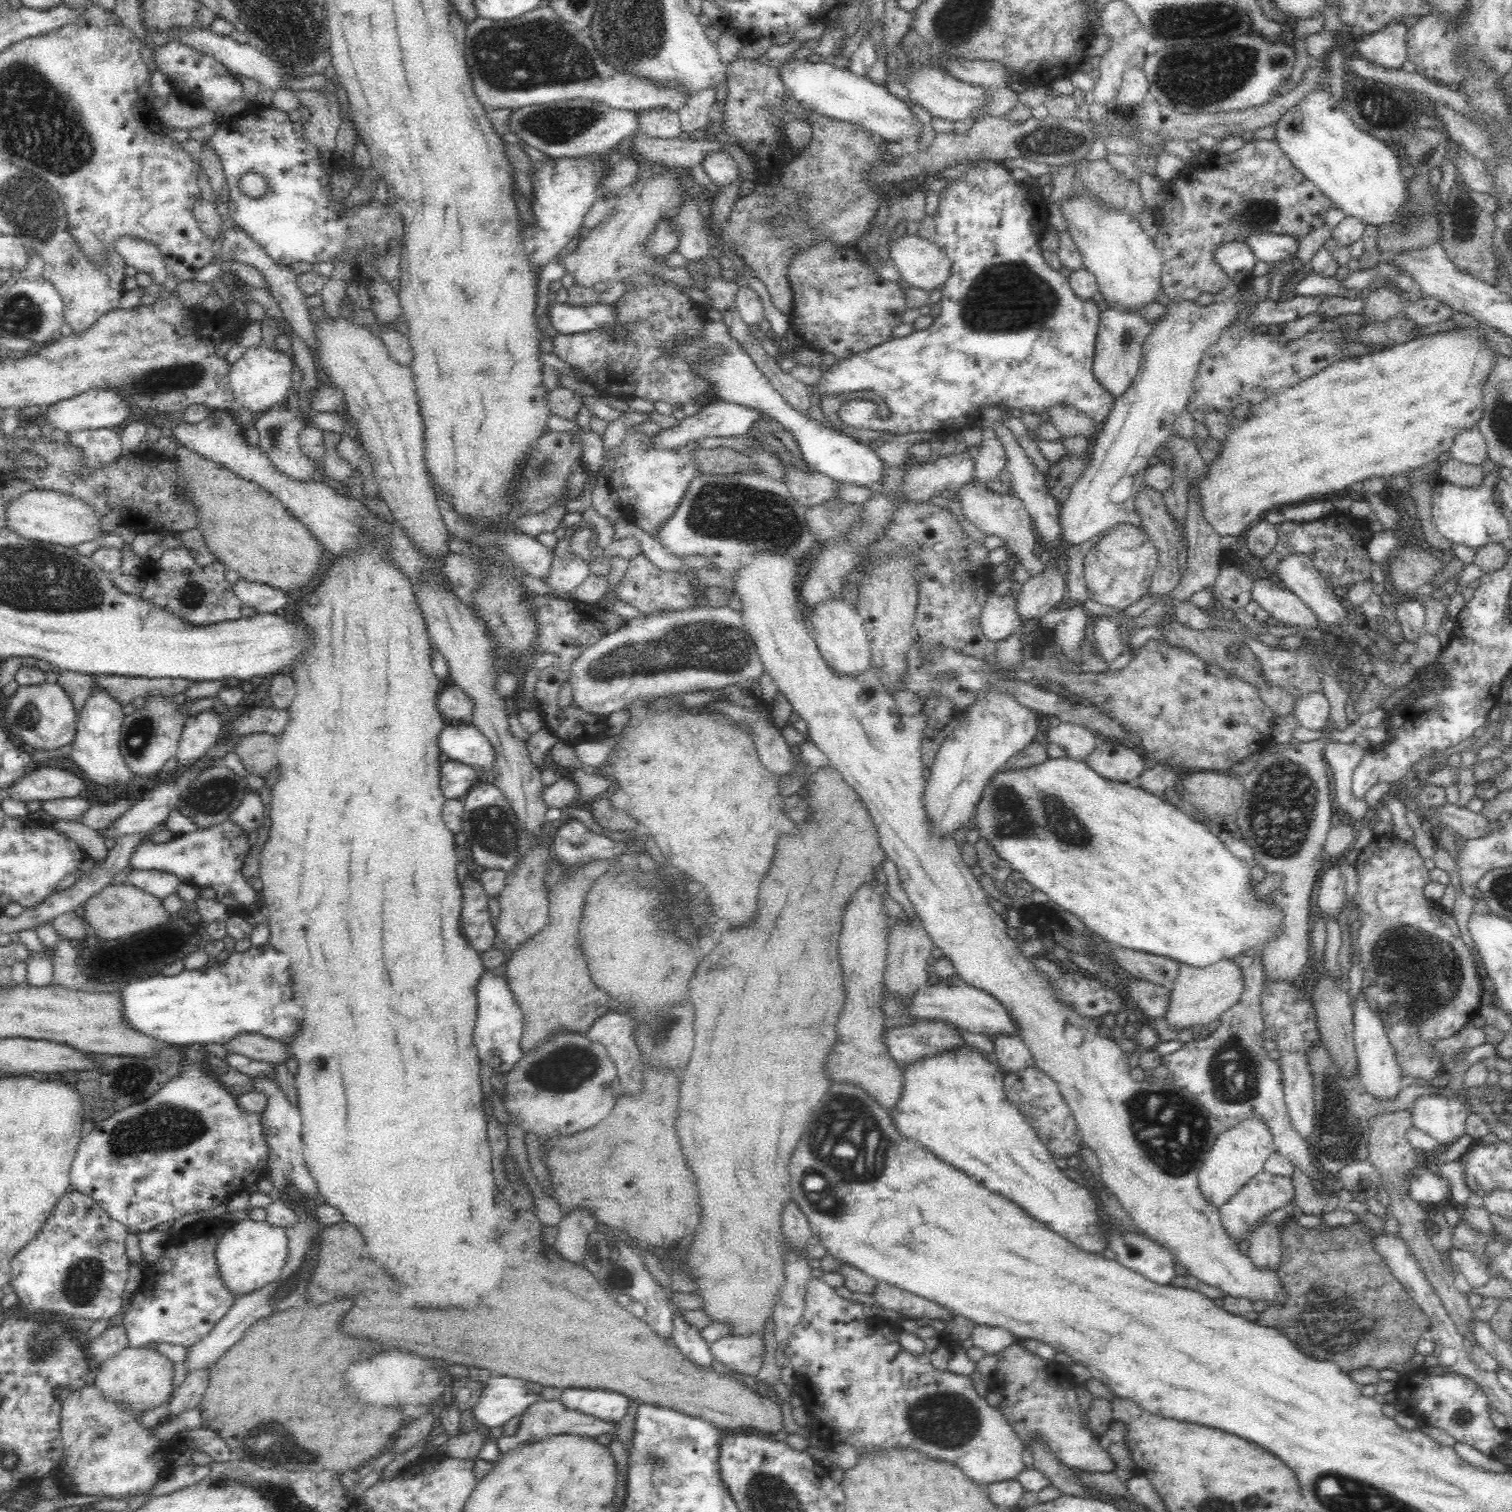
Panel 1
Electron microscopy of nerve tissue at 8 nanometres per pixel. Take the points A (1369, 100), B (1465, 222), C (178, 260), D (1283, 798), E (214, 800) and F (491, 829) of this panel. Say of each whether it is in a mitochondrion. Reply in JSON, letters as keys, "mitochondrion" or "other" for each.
{"A":"mitochondrion","B":"mitochondrion","C":"other","D":"mitochondrion","E":"mitochondrion","F":"mitochondrion"}

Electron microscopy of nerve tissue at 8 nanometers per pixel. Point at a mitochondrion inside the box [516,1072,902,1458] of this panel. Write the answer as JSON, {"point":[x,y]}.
{"point":[846,1139]}

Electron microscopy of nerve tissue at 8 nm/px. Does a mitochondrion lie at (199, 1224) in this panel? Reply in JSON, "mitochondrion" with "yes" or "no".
{"mitochondrion":"no"}

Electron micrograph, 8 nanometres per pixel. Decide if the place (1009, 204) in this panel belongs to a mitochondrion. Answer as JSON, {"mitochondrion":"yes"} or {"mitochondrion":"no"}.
{"mitochondrion":"no"}

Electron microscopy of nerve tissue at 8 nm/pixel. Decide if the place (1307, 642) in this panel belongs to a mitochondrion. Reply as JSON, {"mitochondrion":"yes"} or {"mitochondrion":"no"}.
{"mitochondrion":"no"}

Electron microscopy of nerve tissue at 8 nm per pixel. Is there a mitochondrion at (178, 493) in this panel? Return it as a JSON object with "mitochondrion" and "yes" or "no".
{"mitochondrion":"yes"}

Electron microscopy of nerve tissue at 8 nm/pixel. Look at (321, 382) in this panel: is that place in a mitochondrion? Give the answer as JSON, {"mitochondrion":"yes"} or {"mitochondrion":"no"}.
{"mitochondrion":"no"}

